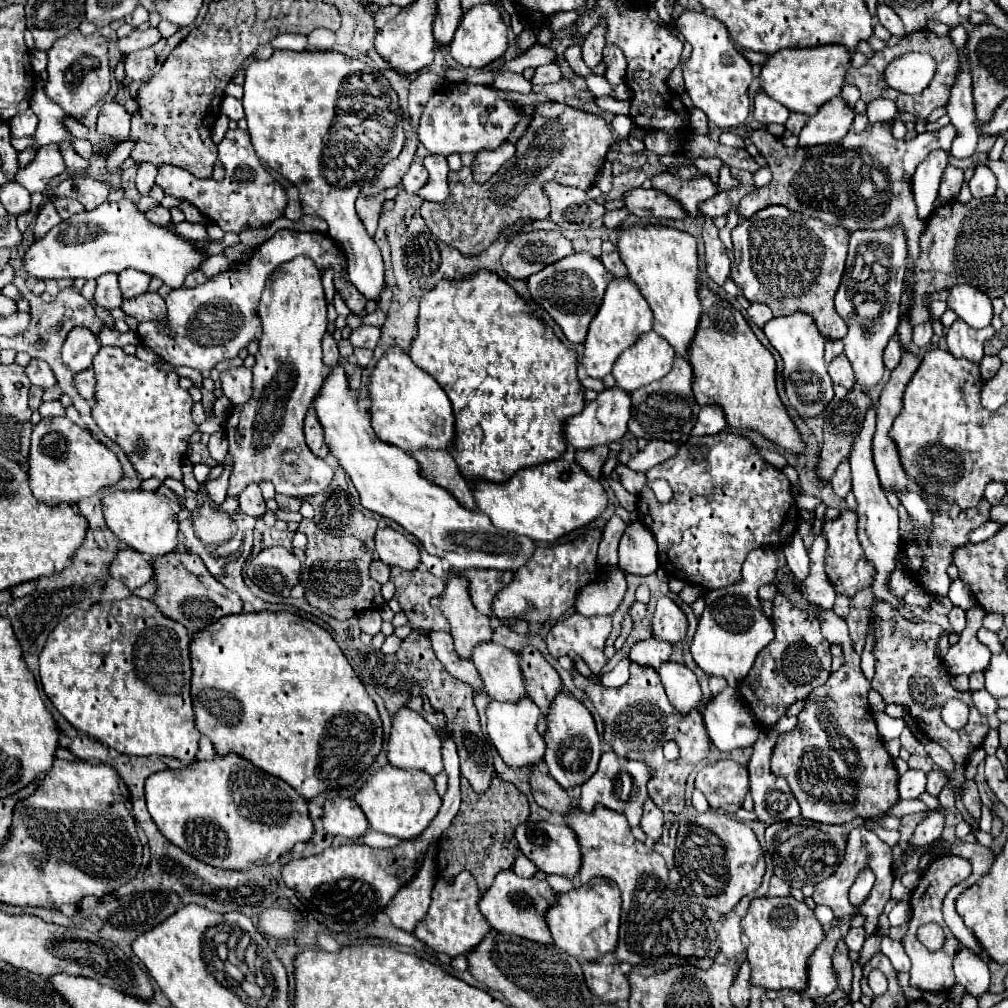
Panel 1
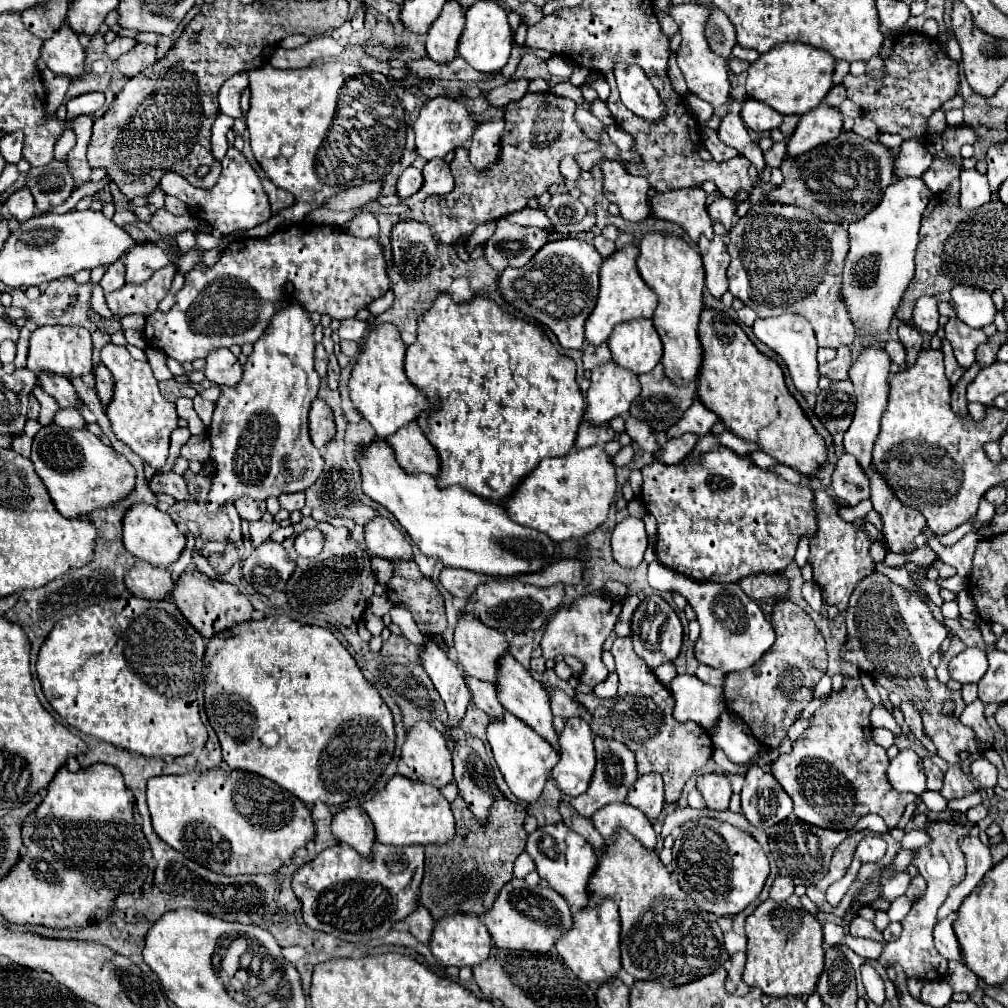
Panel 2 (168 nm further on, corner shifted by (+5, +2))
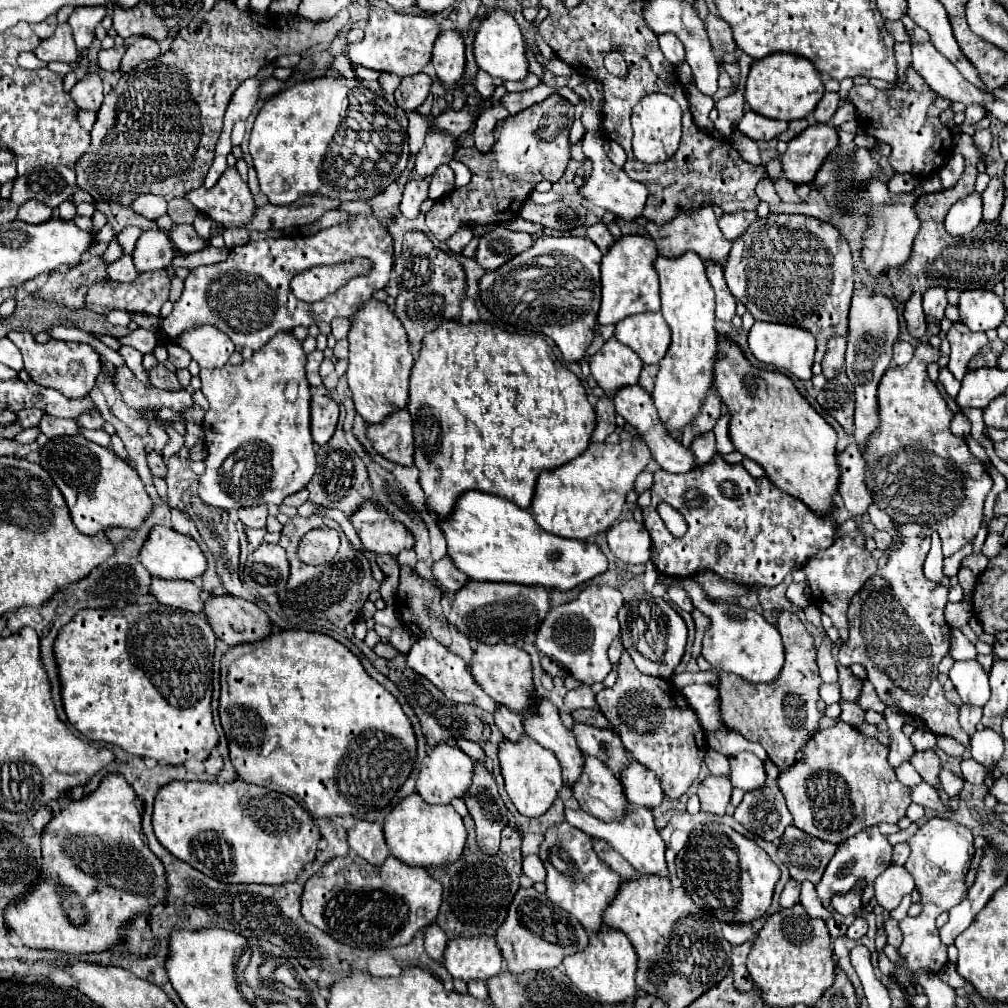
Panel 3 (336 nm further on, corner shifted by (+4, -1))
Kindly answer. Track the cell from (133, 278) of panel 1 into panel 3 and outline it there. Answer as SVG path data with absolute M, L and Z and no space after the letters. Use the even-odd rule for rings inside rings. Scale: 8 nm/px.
M160 229L144 231L136 243L136 249L132 253L134 267L138 273L146 271L158 271L166 269L174 259L174 245L170 243L168 235Z

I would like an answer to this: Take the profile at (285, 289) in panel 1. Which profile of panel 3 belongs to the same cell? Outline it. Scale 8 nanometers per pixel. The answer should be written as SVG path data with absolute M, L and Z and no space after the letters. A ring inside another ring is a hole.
M292 333L274 335L262 349L240 365L226 365L222 369L200 369L202 393L210 409L202 421L206 443L206 471L200 475L198 497L218 509L240 509L250 505L274 503L280 505L284 497L304 489L316 473L316 451L310 435L310 385L306 379L306 353L302 341Z

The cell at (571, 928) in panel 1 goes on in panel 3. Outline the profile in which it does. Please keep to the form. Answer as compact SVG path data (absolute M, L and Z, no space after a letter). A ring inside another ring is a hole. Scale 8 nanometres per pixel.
M602 927L596 935L590 935L590 941L586 949L568 955L564 959L564 969L570 979L574 979L574 985L584 991L588 997L600 1003L622 1003L636 995L636 983L634 983L634 971L636 971L636 955L632 943L622 935L622 931L614 927Z

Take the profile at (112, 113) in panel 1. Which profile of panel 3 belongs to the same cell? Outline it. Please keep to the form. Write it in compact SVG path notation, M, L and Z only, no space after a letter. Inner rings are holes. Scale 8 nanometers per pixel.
M86 75L82 81L78 81L70 91L70 97L78 105L78 109L86 111L98 111L102 105L102 81L98 75Z

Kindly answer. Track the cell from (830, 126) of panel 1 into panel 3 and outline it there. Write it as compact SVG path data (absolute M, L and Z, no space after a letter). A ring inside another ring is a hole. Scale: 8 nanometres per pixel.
M814 123L796 135L786 153L780 157L784 177L794 185L810 183L826 159L826 155L838 145L838 131L828 123Z

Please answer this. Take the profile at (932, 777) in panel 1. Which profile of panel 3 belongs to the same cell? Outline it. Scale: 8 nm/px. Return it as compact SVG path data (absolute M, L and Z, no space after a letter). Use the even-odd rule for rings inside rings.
M934 749L914 753L914 757L910 759L910 763L914 765L914 769L920 773L920 777L922 777L926 783L930 783L934 789L940 789L940 779L938 779L938 775L940 775L942 765L940 765L940 759L936 757Z

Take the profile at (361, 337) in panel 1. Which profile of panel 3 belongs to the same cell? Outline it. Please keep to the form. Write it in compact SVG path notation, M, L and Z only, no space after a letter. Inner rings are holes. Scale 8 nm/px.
M338 317L338 319L334 319L330 325L332 325L332 335L334 335L336 339L346 339L346 337L348 337L348 331L350 331L350 319Z

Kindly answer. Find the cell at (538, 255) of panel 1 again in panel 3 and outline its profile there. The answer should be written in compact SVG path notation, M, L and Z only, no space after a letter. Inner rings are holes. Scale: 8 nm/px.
M496 227L494 231L486 233L480 239L480 245L476 251L476 261L486 271L496 271L512 257L528 251L532 245L534 245L532 235L516 233L516 231L510 231L506 227Z

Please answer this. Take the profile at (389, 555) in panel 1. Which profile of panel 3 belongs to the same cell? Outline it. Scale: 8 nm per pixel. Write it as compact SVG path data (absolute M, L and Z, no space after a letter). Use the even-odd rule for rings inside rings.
M366 501L356 515L352 515L352 525L364 547L372 553L398 557L400 551L414 547L414 539L406 527L400 521L394 521L380 505L370 501Z

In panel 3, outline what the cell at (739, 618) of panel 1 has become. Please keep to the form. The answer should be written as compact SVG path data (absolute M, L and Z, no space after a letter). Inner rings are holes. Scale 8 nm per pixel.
M666 575L658 577L658 583L664 585L666 589L670 589L674 581L684 587L684 591L692 599L694 607L710 619L710 627L702 641L702 657L712 665L714 671L718 671L718 673L728 671L750 683L770 681L778 675L778 671L782 669L782 663L784 663L784 649L782 649L780 633L774 625L770 625L760 613L756 613L752 609L744 609L734 603L712 601L694 579L670 579Z

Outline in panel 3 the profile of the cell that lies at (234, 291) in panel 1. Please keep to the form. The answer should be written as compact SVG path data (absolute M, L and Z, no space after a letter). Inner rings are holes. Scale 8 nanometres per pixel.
M358 215L348 225L334 225L314 235L250 241L242 247L234 247L226 261L190 271L184 281L182 297L174 303L174 311L162 319L162 333L170 343L178 343L182 333L208 323L226 333L236 347L250 347L256 351L280 331L292 331L298 325L310 327L318 321L330 323L334 317L354 317L366 301L372 299L372 293L384 289L390 281L392 253L392 237L374 215ZM356 257L364 257L372 263L370 273L352 277L322 301L306 303L290 293L290 281L298 273L320 265L350 263Z

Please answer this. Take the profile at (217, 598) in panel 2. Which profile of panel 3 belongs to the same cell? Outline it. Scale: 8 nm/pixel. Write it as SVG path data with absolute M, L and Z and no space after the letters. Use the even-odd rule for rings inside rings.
M210 595L202 613L214 635L230 647L270 635L272 623L268 615L256 603L234 595Z

